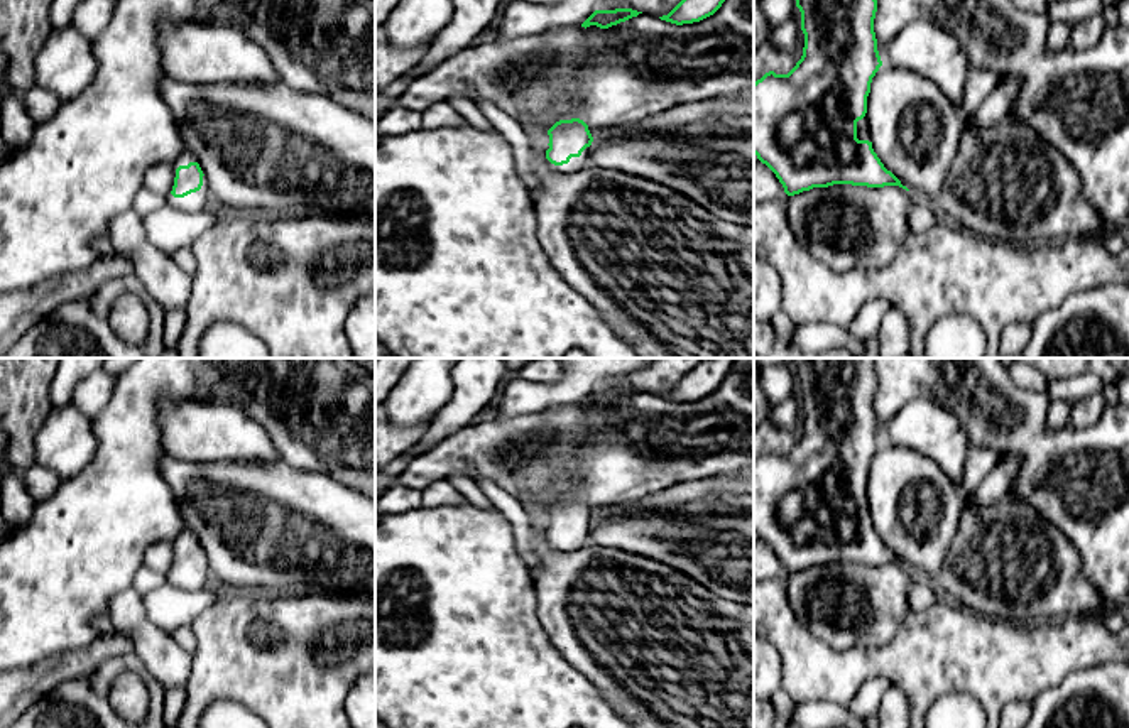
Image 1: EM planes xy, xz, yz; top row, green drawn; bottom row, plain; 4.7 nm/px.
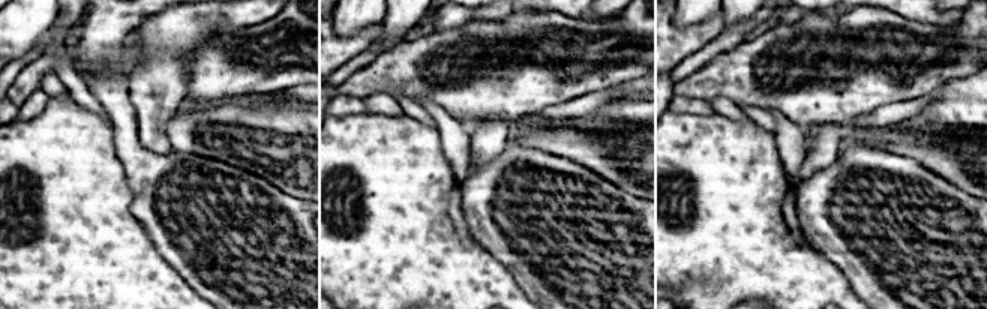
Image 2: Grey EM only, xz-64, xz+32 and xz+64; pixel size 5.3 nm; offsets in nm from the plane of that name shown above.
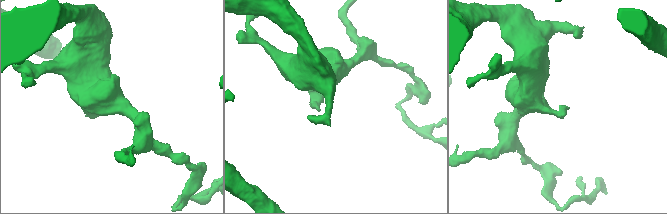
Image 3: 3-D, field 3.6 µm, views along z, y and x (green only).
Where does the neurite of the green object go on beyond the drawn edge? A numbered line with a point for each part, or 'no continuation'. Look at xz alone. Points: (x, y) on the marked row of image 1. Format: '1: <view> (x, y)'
1: xz (575, 164)

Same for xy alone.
1: xy (196, 201)

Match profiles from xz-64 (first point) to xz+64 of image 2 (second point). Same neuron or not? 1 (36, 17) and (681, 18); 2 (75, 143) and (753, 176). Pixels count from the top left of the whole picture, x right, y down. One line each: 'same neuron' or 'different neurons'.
1: same neuron
2: same neuron

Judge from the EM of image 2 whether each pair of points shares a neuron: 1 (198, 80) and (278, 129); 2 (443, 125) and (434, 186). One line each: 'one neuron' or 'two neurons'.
1: two neurons
2: two neurons

